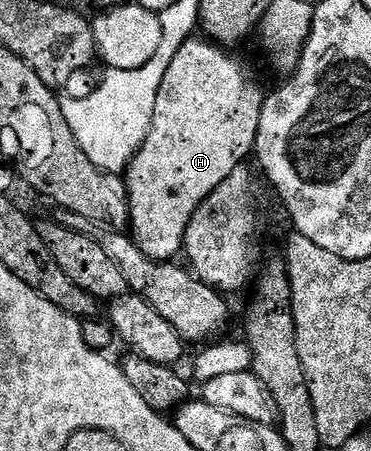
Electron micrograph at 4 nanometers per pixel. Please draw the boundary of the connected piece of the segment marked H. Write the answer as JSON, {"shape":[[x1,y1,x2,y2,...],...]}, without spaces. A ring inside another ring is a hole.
{"shape":[[200,36,188,38,186,44,182,44,182,48,178,48,178,52,174,52,174,60,170,60,170,68,166,68,166,76,162,76,162,84,158,88,158,100,154,104,154,116,148,138,142,144,140,151,132,157,132,163,128,165,126,181,130,200,130,237,136,241,140,251,153,262,171,262,177,257,175,254,179,255,183,251,186,228,190,224,190,216,194,216,198,204,202,204,202,200,206,200,206,196,210,196,210,192,214,192,214,188,218,188,218,184,222,184,222,180,226,180,226,176,230,176,230,172,234,172,234,168,245,165,256,149,258,124,262,116,266,94,265,91,260,91,260,86,252,79,251,72,244,70,243,64,228,54,231,53,225,47,218,46,215,41,205,40]]}

